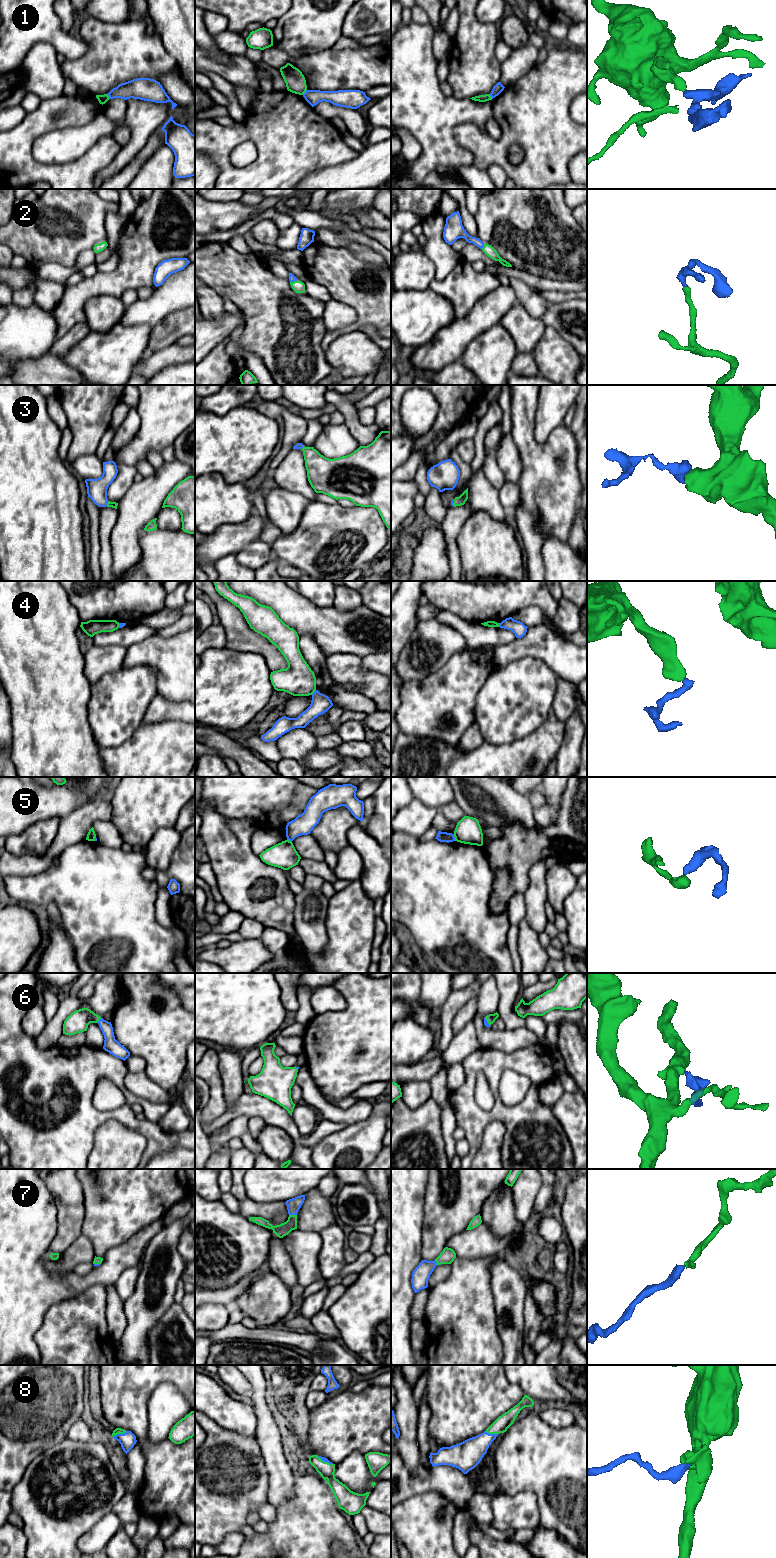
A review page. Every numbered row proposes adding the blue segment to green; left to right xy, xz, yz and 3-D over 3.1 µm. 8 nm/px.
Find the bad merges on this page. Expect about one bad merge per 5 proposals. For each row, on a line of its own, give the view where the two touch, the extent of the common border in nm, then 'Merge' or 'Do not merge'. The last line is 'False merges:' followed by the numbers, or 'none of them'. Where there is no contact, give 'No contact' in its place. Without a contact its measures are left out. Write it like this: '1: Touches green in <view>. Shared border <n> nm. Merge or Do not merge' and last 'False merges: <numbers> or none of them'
1: Touches green in xz. Shared border 60 nm. Do not merge
2: Touches green in yz. Shared border 50 nm. Merge
3: Touches green in yz. Shared border 60 nm. Merge
4: Touches green in xz. Shared border 60 nm. Do not merge
5: Touches green in yz. Shared border 60 nm. Do not merge
6: Touches green in xy. Shared border 50 nm. Merge
7: Touches green in xz. Shared border 60 nm. Merge
8: Touches green in xy. Shared border 130 nm. Merge
False merges: 1, 4, 5

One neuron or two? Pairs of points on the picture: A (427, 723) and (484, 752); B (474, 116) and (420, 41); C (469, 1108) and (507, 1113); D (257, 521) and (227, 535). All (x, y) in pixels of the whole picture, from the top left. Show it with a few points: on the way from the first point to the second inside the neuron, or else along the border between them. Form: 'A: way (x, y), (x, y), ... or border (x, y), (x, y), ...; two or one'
A: border (435, 739), (450, 745), (458, 744); two
B: way (451, 111), (420, 81), (420, 64); one
C: way (478, 1114), (498, 1113); one
D: way (250, 528), (241, 535), (234, 535); one

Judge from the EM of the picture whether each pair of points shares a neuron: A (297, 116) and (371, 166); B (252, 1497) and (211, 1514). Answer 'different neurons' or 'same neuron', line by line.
A: different neurons
B: same neuron

